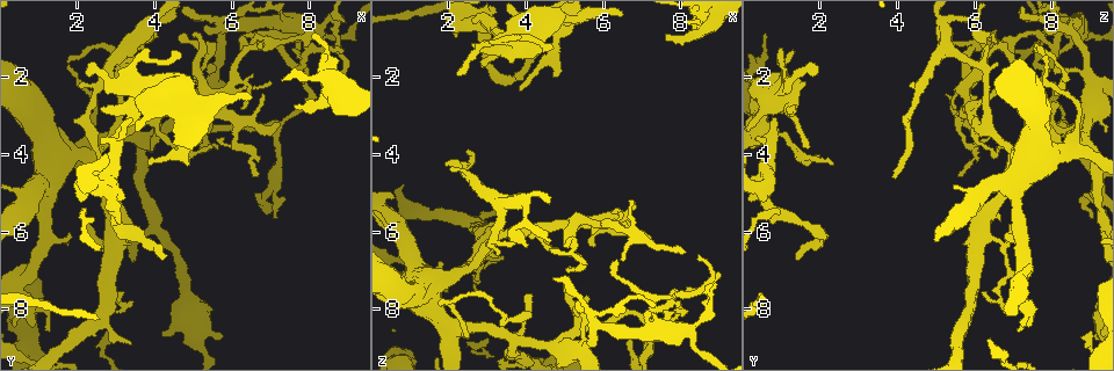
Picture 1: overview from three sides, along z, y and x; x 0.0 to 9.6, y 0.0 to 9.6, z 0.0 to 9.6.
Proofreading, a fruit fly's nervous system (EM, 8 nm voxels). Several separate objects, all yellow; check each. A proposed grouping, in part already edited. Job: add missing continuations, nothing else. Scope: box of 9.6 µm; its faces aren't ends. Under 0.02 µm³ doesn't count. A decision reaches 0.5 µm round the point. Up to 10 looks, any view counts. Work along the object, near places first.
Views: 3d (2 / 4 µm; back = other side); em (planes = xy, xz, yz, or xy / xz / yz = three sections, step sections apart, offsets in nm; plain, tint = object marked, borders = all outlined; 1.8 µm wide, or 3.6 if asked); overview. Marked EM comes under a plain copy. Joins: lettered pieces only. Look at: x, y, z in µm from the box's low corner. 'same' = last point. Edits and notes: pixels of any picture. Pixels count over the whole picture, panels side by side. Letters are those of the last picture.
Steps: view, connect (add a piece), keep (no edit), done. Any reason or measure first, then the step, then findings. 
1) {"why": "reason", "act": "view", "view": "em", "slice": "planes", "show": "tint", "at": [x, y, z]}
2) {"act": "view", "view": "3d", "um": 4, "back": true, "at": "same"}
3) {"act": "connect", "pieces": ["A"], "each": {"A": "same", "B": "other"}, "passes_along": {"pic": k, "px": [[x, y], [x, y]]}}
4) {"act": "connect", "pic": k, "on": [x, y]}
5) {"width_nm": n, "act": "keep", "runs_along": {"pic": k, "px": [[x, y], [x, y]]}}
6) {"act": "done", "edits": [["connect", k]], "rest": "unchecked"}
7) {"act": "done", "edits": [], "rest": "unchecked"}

{"why": "free end", "act": "view", "view": "em", "slice": "xz", "step": 16, "show": "borders", "at": [3.40, 3.05, 0.80]}

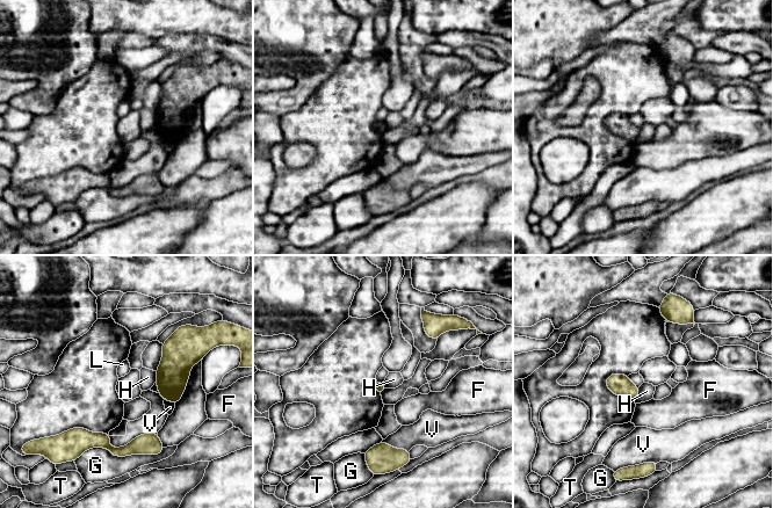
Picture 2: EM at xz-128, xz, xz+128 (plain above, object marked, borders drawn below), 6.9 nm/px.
{"longest_contact_nm": ["G", 600], "act": "keep", "each": {"F": "other", "G": "other", "H": "other", "L": "other", "T": "other", "V": "other"}, "border": {"pic": 2, "px": [[640, 386], [640, 393], [633, 400]]}, "found": "none of them fits"}

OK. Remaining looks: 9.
{"why": "an open end", "act": "view", "view": "em", "um": 3.6, "slice": "planes", "show": "borders", "at": [7.55, 2.75, 0.95]}

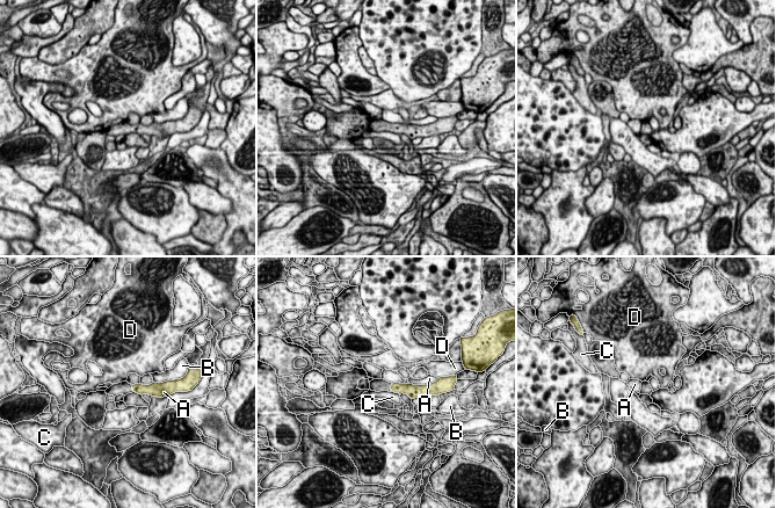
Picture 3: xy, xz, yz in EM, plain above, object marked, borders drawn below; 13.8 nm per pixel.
{"act": "keep", "each": {"A": "other", "B": "other", "C": "other", "D": "other"}, "border": {"pic": 3, "px": [[391, 391], [399, 394]]}, "found": "no lettered piece goes on from it"}

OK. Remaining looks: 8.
{"why": "abrupt turn", "act": "view", "view": "em", "um": 3.6, "slice": "planes", "show": "tint", "at": [7.80, 1.60, 7.60]}

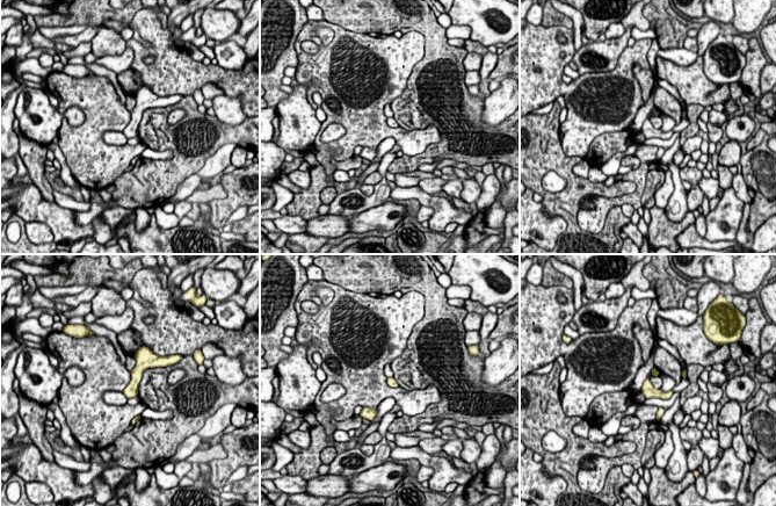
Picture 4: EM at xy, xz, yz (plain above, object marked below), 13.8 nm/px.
{"why": "what lies round it", "act": "view", "view": "em", "um": 3.6, "slice": "planes", "show": "borders", "at": "same"}

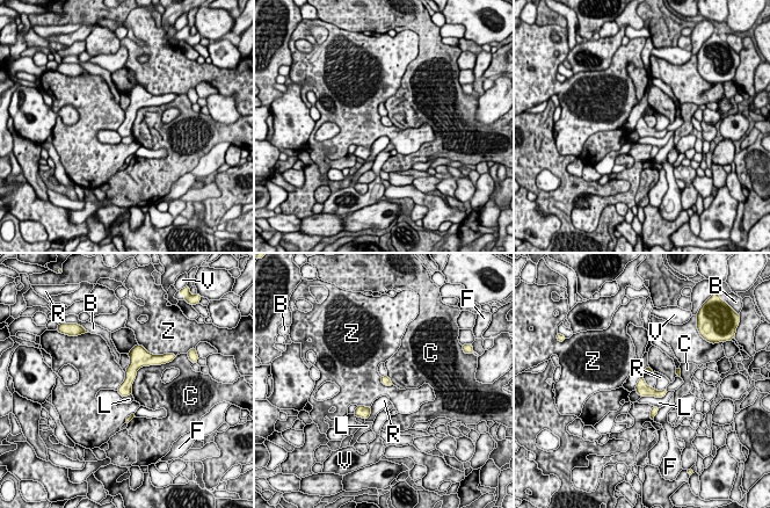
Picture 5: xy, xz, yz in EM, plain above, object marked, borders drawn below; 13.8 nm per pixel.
{"act": "keep", "each": {"B": "other", "C": "other", "F": "other", "L": "other", "R": "other", "V": "other", "Z": "other"}, "border": {"pic": 5, "px": [[125, 372], [124, 380], [115, 390]]}, "found": "none of them fits"}

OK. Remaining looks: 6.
{"why": "long arm stops here", "act": "view", "view": "3d", "um": 4, "back": true, "at": [4.30, 6.60, 1.45]}

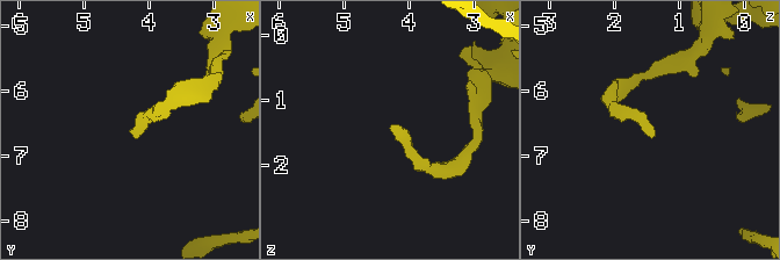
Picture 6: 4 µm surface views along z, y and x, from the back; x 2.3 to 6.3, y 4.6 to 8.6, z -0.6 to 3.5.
{"why": "shape alone is not enough", "act": "view", "view": "em", "slice": "planes", "show": "borders", "at": [4.30, 6.65, 1.45]}

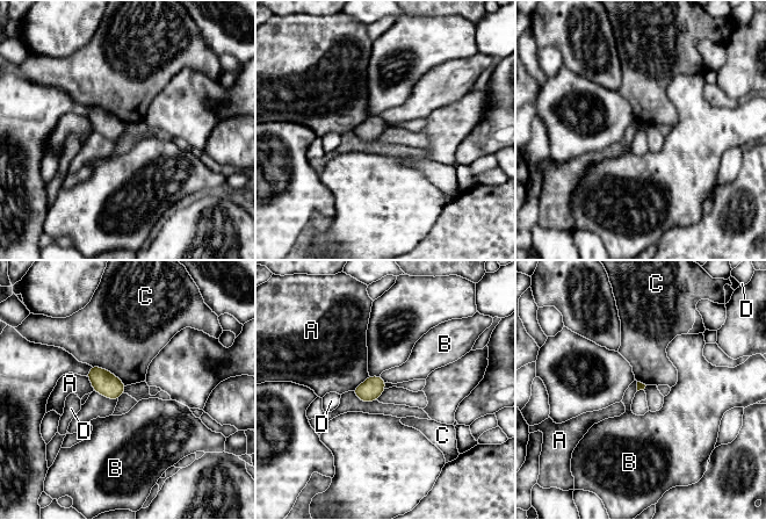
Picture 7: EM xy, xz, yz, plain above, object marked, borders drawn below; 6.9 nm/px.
{"act": "keep", "each": {"A": "other", "B": "other", "C": "other", "D": "other"}, "found": "no lettered piece goes on from it"}

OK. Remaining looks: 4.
{"act": "done", "edits": [], "rest": "unchecked"}

